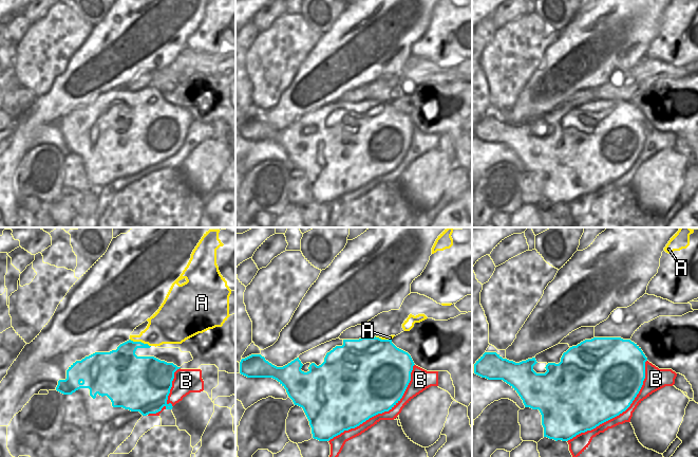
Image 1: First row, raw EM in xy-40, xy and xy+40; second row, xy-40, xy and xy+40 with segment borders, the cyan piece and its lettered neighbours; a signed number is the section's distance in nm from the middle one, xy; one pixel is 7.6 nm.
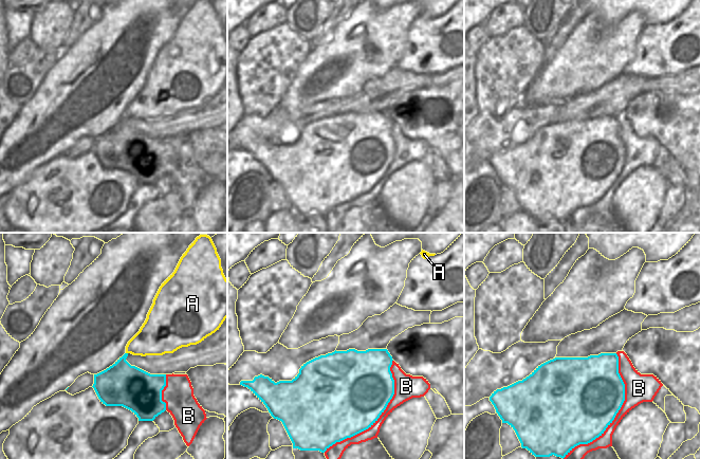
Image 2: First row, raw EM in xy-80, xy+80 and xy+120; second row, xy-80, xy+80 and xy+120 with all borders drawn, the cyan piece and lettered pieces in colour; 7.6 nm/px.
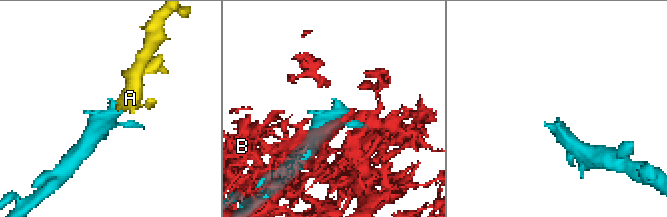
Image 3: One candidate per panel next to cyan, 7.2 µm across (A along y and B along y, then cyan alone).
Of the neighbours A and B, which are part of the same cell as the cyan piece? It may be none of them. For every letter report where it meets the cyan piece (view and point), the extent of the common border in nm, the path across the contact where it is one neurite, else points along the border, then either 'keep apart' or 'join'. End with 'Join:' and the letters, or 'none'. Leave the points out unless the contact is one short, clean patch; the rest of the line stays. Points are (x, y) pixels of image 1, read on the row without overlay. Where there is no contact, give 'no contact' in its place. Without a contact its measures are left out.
A: xy-40 (140, 105) | 170 nm | across xy-40 (123, 132), (125, 117), (140, 105), (168, 88) | join
B: xy (381, 176) | 900 nm | keep apart
Join: A

